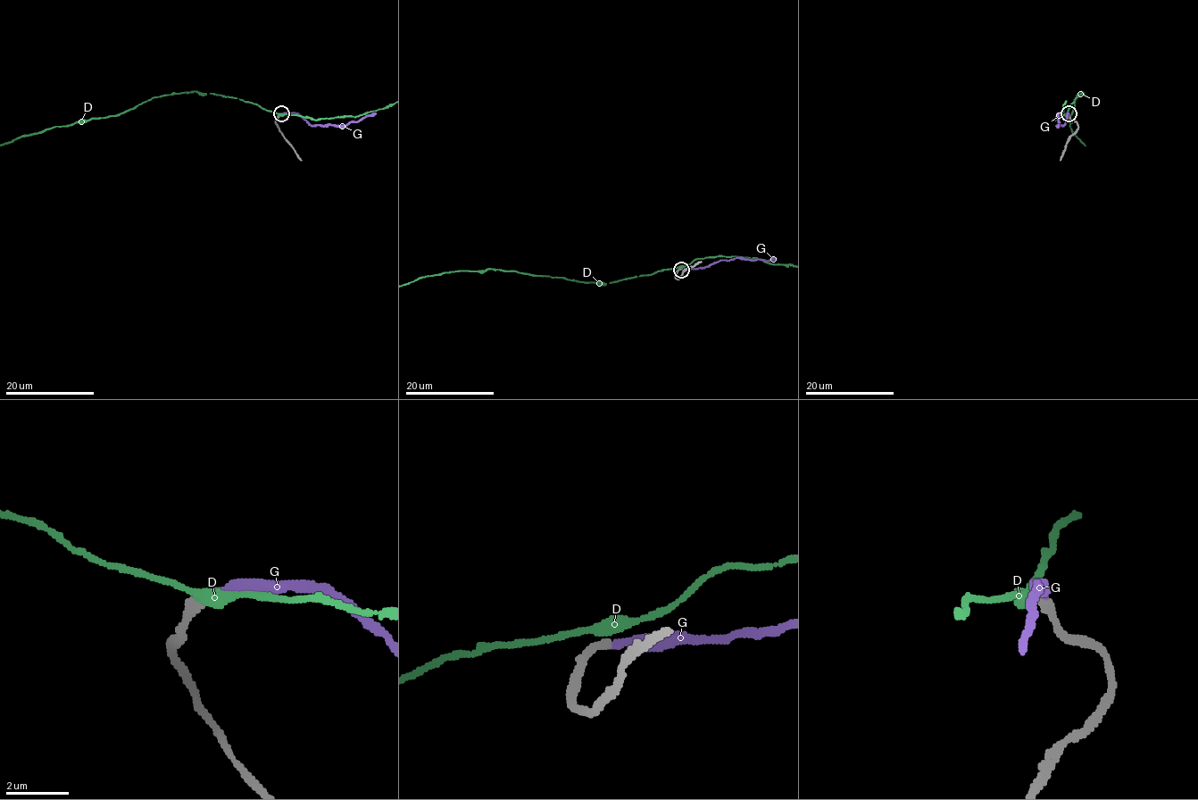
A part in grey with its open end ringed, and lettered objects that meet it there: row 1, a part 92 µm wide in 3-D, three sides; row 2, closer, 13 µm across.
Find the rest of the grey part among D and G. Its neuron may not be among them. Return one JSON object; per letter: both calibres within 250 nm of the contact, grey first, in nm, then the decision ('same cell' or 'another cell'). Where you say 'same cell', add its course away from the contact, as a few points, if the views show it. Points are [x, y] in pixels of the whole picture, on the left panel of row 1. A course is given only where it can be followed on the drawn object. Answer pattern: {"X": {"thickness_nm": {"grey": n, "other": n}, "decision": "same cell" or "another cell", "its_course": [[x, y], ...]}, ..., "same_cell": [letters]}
{"D": {"thickness_nm": {"grey": 360, "other": 360}, "decision": "another cell"}, "G": {"thickness_nm": {"grey": 340, "other": 300}, "decision": "same cell", "its_course": [[280, 114], [299, 114], [311, 125], [345, 126], [376, 112]]}, "same_cell": ["G"]}

